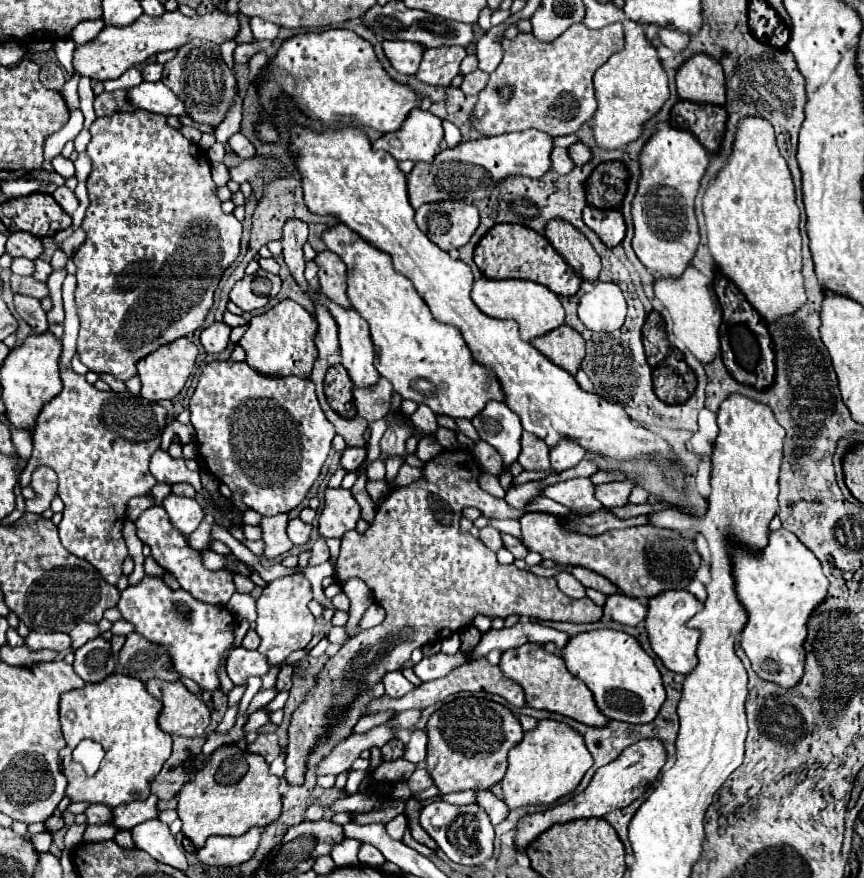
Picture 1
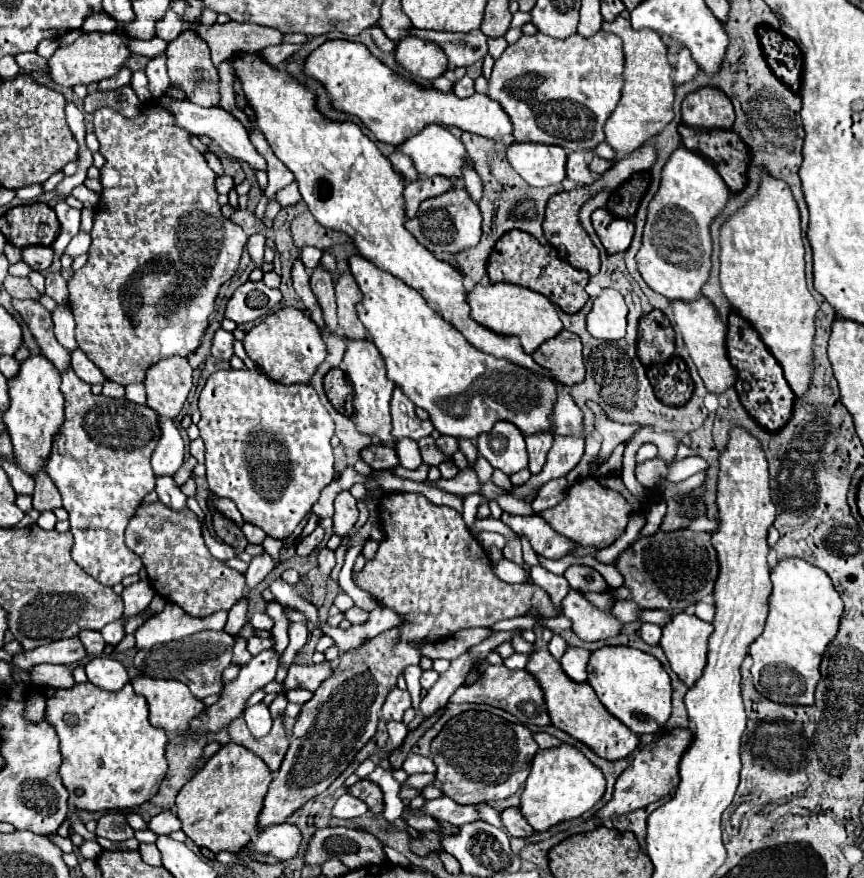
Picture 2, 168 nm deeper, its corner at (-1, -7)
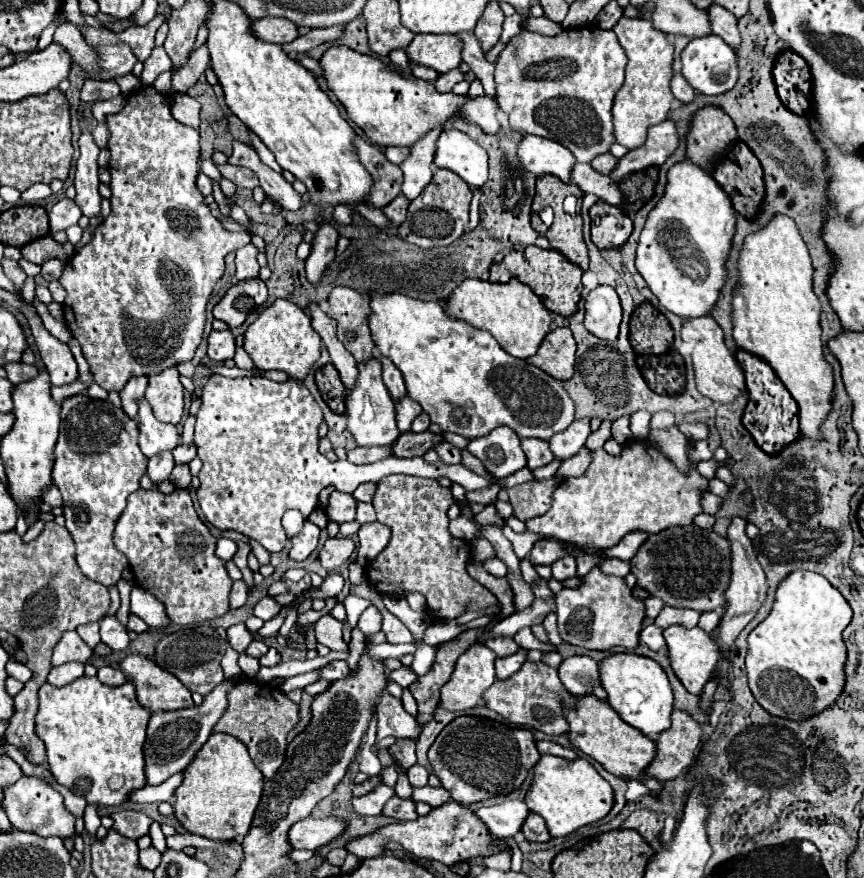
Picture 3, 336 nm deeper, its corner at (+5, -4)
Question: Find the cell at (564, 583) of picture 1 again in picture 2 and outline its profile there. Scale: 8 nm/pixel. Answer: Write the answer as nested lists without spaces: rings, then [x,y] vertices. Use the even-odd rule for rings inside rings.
[[[570,589],[562,601],[562,613],[572,621],[572,631],[588,643],[616,637],[622,631],[622,623],[610,615],[610,611],[598,609],[580,591]]]

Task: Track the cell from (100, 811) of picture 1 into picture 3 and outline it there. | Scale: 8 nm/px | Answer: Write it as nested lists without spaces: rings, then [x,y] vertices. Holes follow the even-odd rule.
[[[122,810],[122,812],[114,812],[110,816],[114,820],[112,828],[116,832],[120,832],[126,838],[140,838],[144,834],[148,834],[148,826],[150,826],[150,818],[144,812],[130,812],[130,810]]]

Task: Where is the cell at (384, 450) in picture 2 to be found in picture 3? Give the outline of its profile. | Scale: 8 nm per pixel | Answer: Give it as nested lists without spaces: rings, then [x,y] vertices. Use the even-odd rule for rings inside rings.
[[[406,432],[406,434],[400,434],[400,440],[392,442],[392,454],[396,458],[416,458],[428,452],[438,442],[442,442],[440,434],[436,436],[432,432],[422,432],[422,434]]]

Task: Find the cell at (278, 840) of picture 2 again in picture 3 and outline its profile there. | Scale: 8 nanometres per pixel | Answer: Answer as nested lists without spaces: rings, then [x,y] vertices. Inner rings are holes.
[[[312,818],[296,822],[288,830],[288,844],[296,850],[316,850],[328,844],[346,828],[344,820],[340,818]]]

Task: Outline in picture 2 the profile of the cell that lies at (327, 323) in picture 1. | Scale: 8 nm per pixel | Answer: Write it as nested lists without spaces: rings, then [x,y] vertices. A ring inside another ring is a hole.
[[[318,265],[310,275],[310,287],[312,287],[314,295],[318,297],[318,303],[324,311],[328,331],[334,333],[338,329],[338,321],[336,321],[336,299],[334,299],[334,277],[332,277],[332,273],[324,271]]]

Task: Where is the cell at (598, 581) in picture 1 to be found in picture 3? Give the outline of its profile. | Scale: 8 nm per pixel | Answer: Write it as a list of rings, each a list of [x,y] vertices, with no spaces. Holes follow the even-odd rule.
[[[564,556],[552,564],[552,578],[554,580],[568,580],[576,576],[576,560],[572,556]]]

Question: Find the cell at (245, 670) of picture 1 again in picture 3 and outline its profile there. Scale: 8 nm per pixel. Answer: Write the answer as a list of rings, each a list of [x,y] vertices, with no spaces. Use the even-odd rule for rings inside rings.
[[[236,624],[236,626],[228,628],[228,642],[230,642],[232,650],[242,654],[248,648],[248,644],[252,642],[252,634],[248,632],[248,628],[244,624]]]

